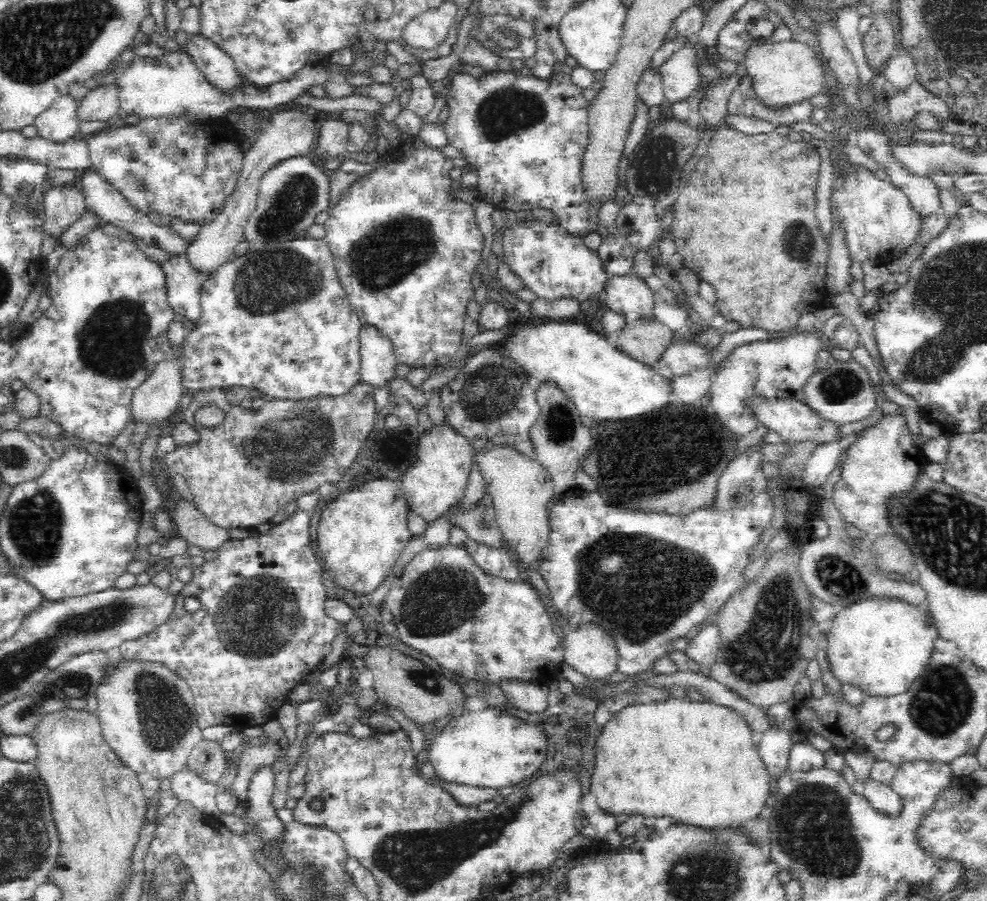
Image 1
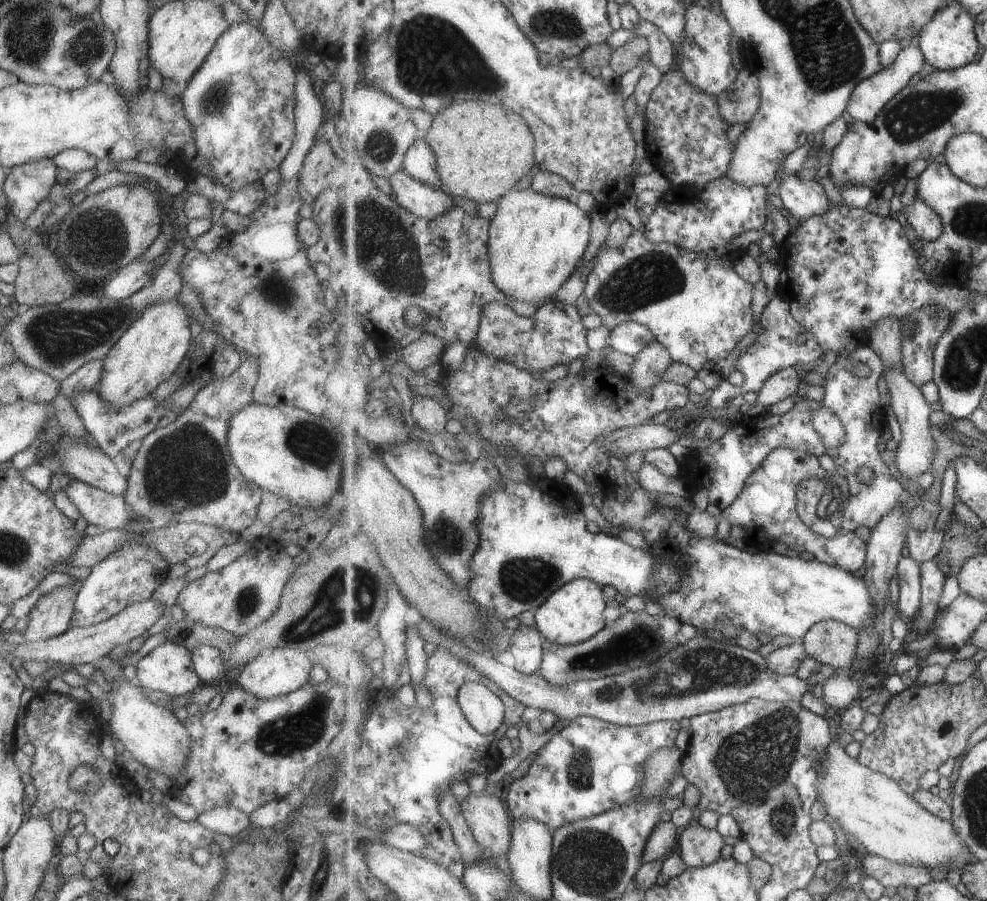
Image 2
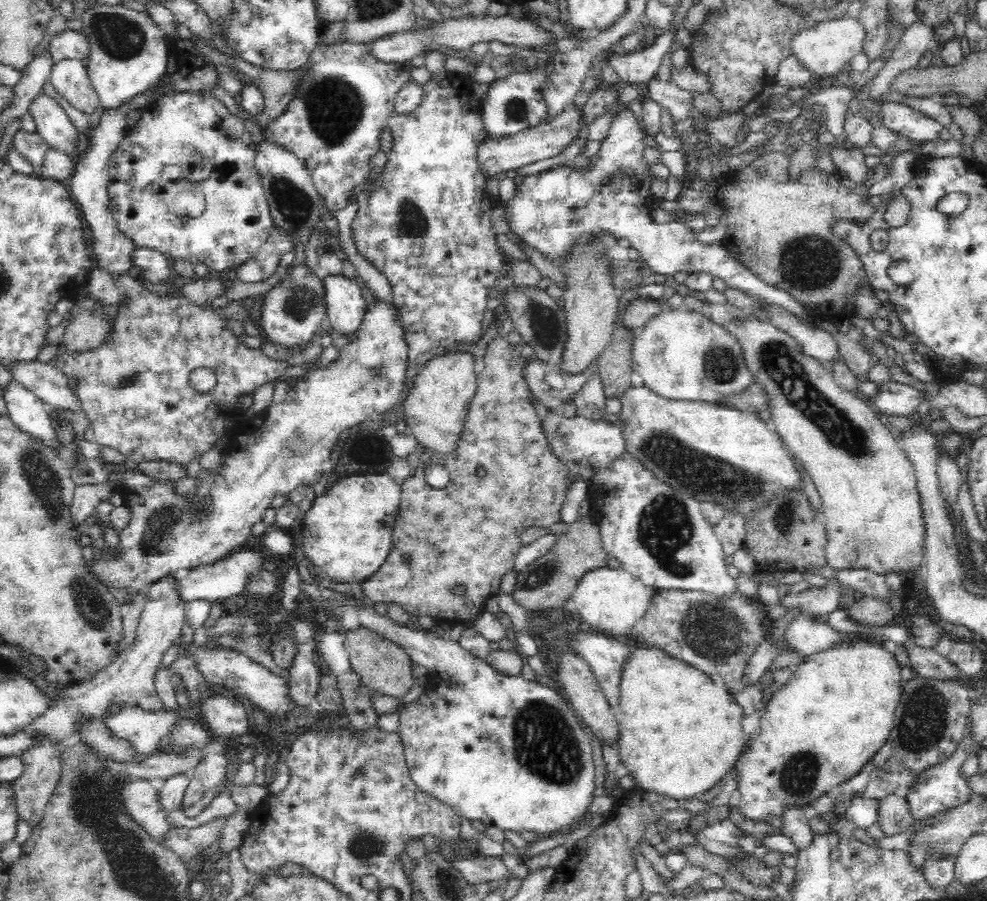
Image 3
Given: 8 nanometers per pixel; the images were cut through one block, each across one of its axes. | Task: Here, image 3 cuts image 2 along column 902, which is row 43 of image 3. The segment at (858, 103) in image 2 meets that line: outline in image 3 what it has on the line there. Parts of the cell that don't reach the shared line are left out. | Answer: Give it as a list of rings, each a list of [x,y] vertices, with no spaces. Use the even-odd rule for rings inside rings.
[[[66,29],[51,40],[51,53],[54,60],[76,59],[84,60],[90,56],[90,41],[88,35],[81,31]]]

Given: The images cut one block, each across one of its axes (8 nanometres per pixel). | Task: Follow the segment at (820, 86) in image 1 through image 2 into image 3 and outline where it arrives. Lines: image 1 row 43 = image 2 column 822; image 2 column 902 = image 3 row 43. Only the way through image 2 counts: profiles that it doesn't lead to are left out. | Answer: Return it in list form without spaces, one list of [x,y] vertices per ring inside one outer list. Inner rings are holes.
[[[846,16],[840,20],[824,21],[814,25],[812,29],[792,34],[788,40],[788,52],[789,56],[796,59],[800,67],[810,71],[810,74],[835,76],[846,68],[846,64],[850,64],[854,56],[862,52],[864,38],[864,29],[860,27],[860,23]]]

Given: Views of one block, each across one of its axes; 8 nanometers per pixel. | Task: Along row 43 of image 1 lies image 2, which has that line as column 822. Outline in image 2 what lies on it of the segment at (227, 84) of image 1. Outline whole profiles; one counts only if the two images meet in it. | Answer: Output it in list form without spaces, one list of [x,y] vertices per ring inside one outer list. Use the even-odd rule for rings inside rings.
[[[799,173],[784,178],[780,196],[787,210],[803,221],[814,216],[824,216],[833,205],[826,188],[819,181],[806,180]]]

